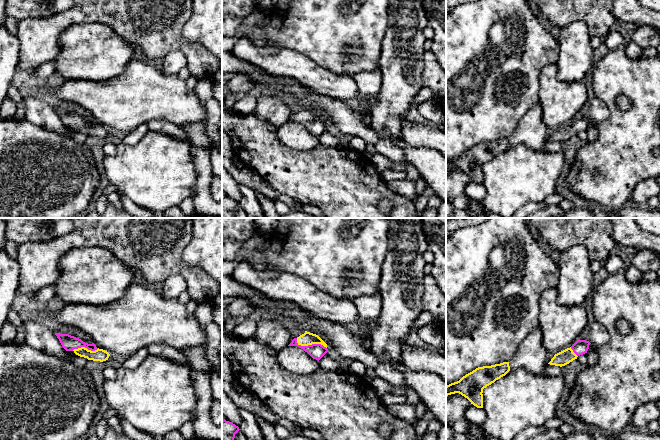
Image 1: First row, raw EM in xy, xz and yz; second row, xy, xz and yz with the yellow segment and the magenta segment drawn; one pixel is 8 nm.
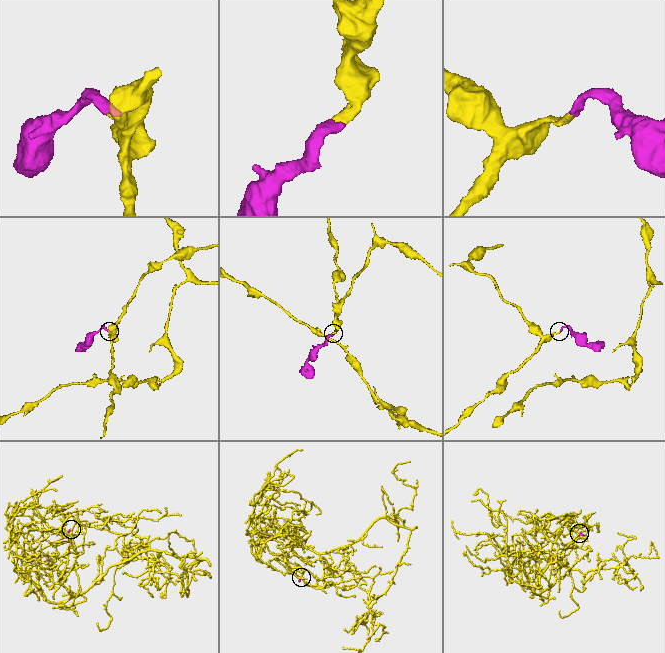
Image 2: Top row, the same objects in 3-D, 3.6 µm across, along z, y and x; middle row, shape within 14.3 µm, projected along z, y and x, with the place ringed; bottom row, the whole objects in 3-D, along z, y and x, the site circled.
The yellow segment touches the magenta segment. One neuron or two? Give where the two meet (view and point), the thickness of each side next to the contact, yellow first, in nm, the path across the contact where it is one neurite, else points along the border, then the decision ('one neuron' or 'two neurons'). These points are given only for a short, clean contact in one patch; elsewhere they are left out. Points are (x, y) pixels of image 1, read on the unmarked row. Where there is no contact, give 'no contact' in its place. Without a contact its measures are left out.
xz (310, 120) | 100/120 nm | across xz (307, 114), (310, 120), (316, 127) | one neuron

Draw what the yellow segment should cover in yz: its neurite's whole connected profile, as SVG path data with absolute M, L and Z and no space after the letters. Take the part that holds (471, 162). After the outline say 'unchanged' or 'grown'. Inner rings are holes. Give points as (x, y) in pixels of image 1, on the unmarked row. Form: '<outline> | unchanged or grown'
M509 138L478 143L459 157L446 162L446 172L459 169L477 184L483 184L483 165L510 147Z | unchanged

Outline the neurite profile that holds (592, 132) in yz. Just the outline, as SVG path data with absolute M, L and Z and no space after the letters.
M594 124L587 129L587 140L590 142L595 142L598 139L598 124Z

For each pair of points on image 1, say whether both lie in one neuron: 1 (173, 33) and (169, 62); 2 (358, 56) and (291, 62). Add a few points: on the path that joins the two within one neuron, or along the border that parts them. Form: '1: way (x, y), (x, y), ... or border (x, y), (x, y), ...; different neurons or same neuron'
1: border (162, 61), (170, 52), (179, 50), (187, 64); different neurons
2: border (292, 49), (302, 53), (333, 73); different neurons

